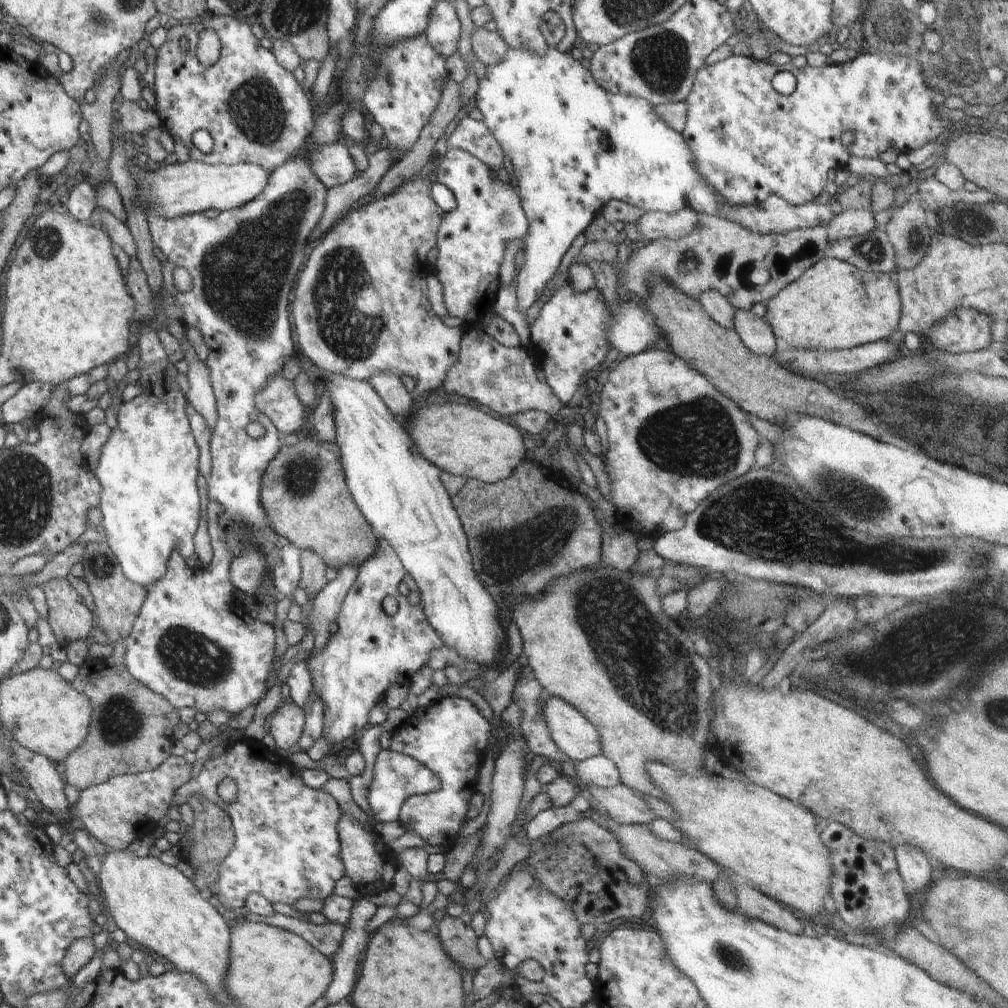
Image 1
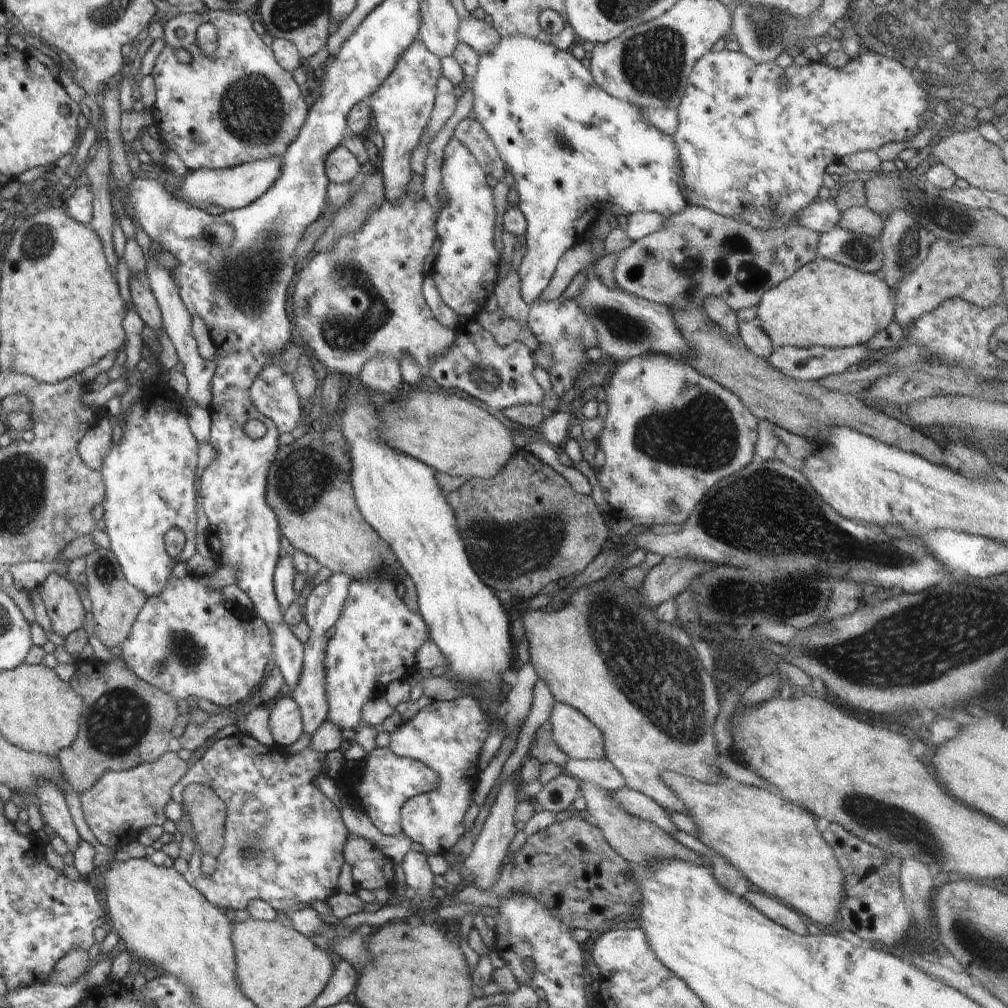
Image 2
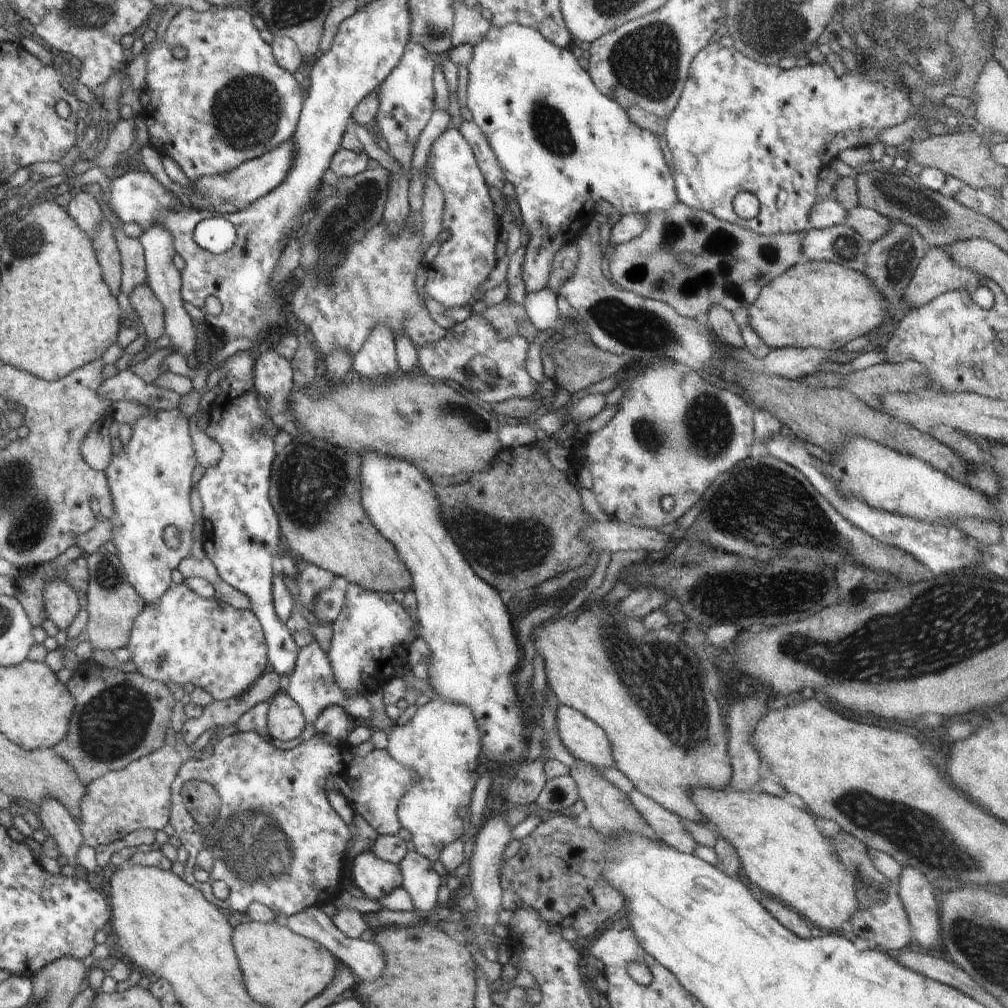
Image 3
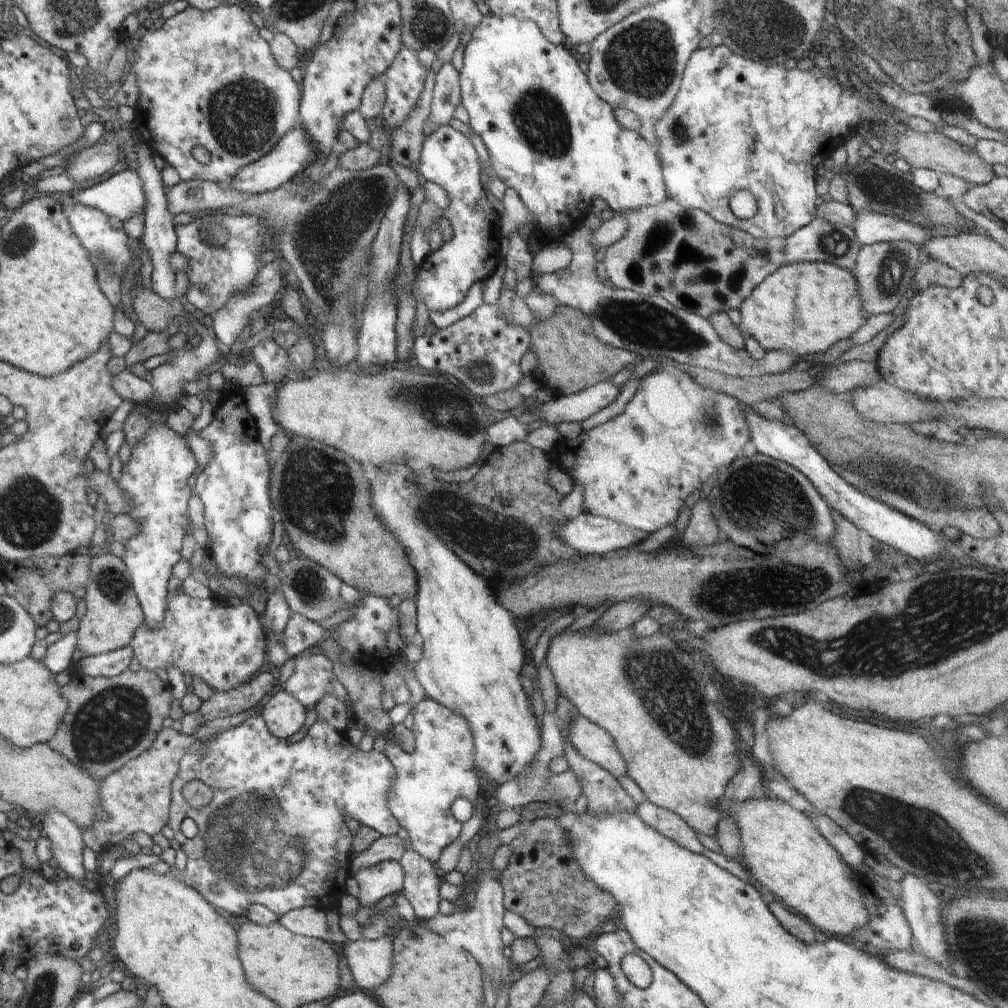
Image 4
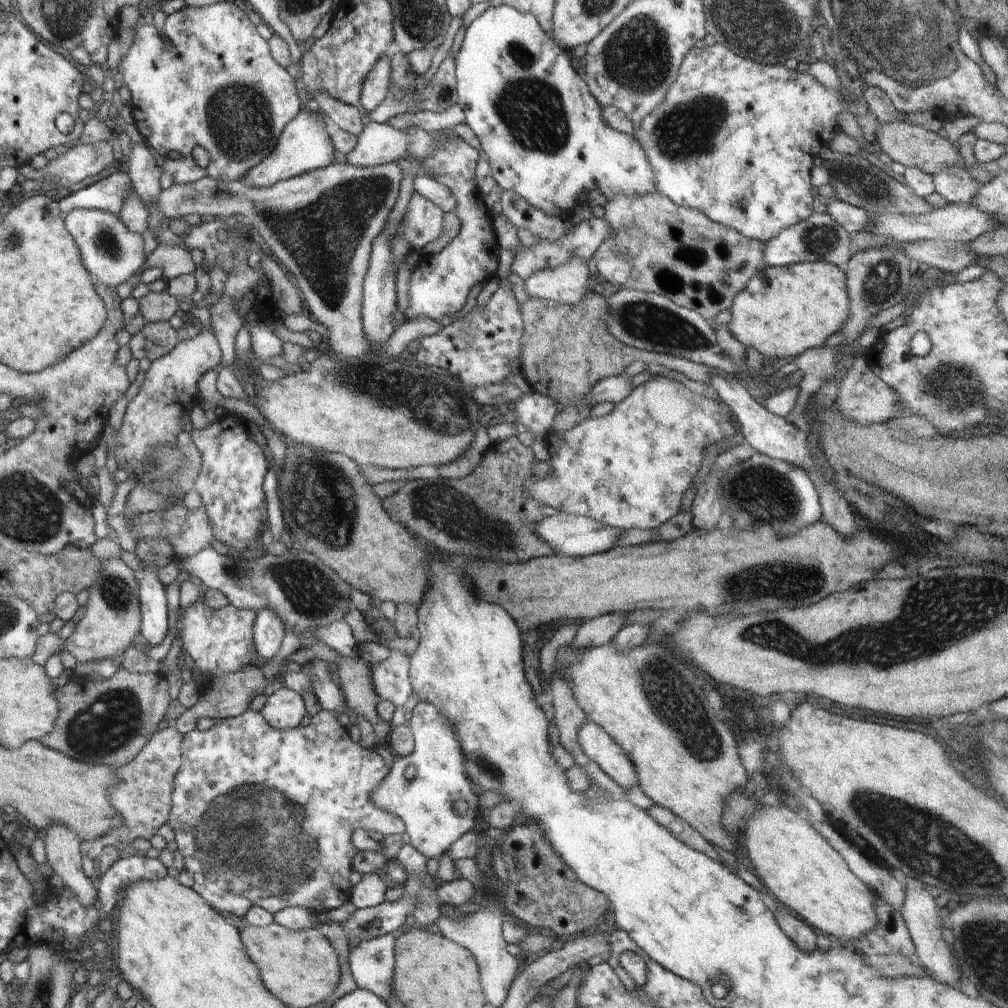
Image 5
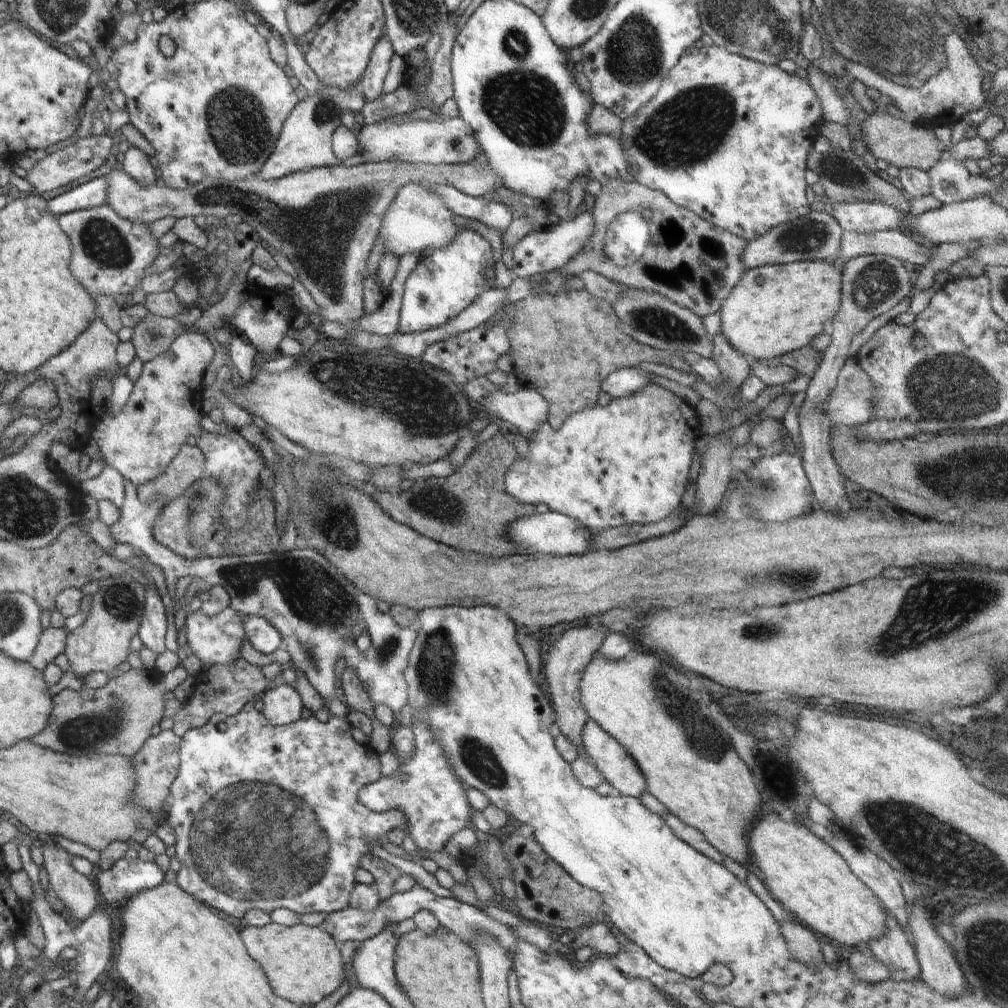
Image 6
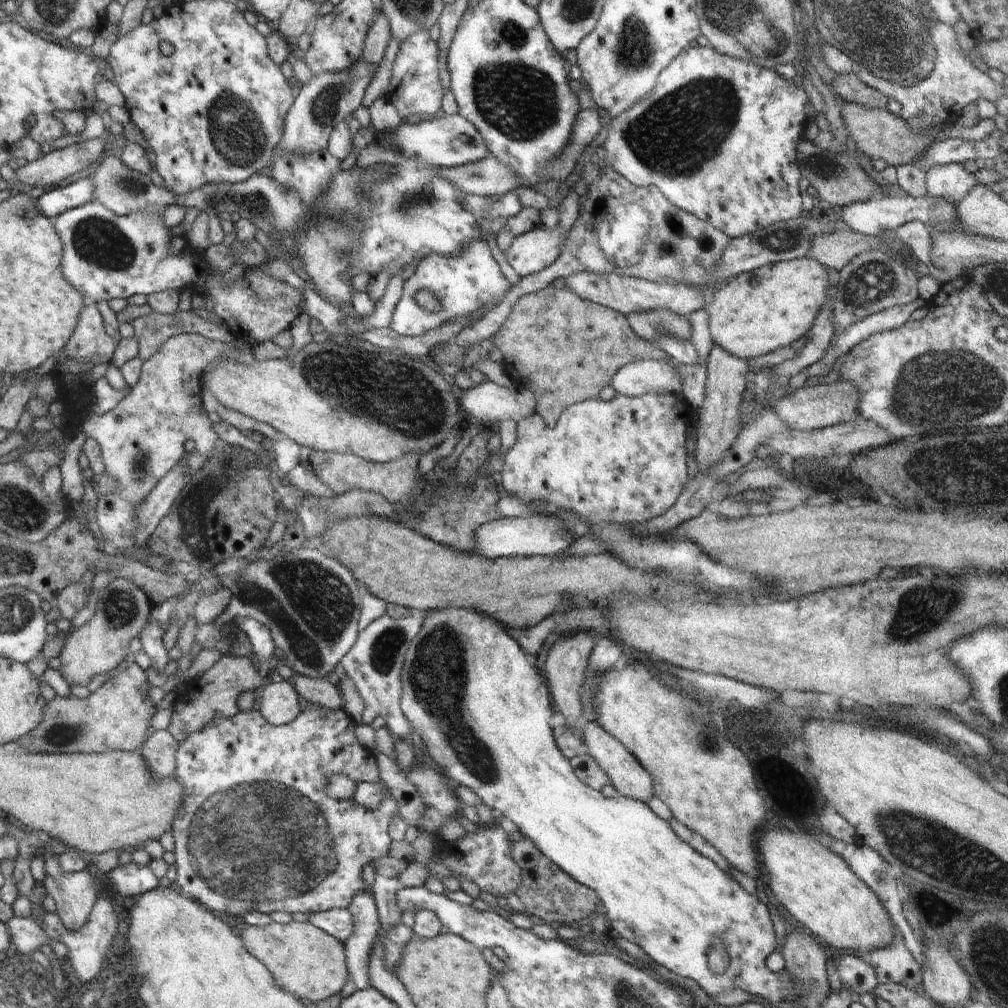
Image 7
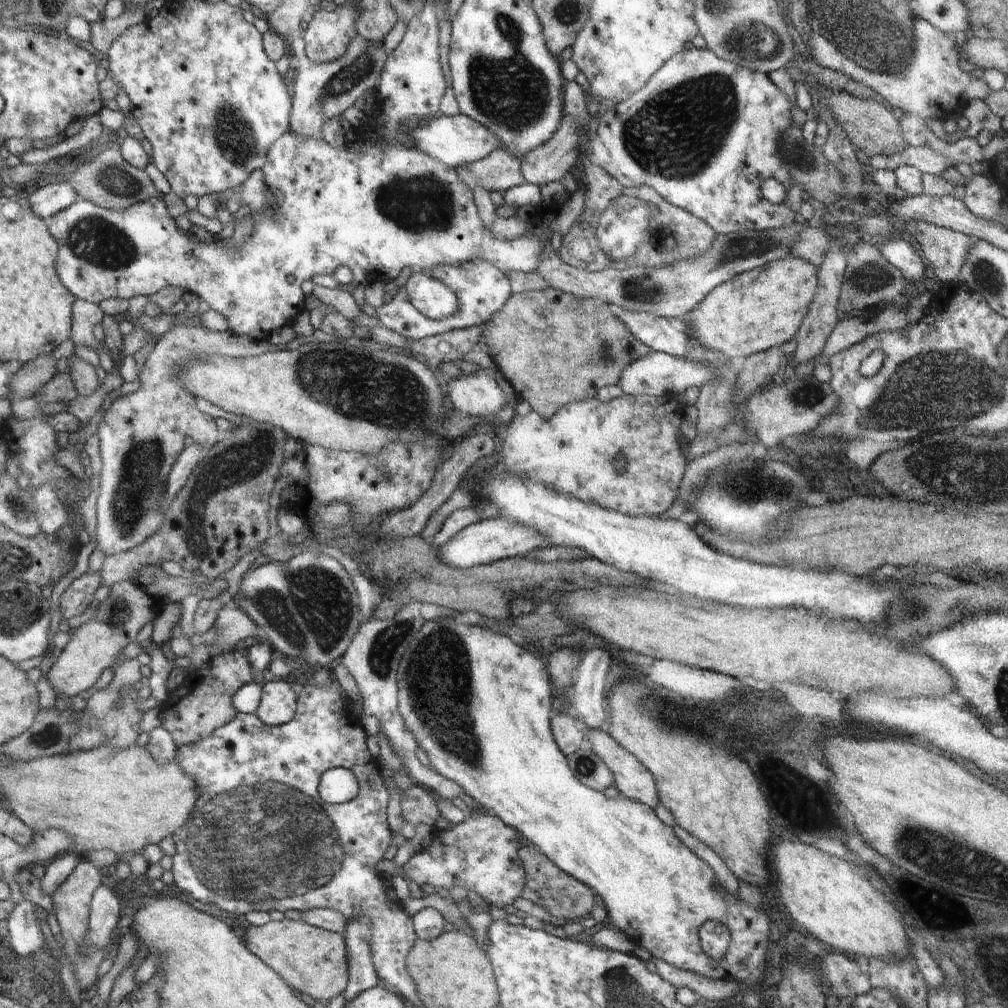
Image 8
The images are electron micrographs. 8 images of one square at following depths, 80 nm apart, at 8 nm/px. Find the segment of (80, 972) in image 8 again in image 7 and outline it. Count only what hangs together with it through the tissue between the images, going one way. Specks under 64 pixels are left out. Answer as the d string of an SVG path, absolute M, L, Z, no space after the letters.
M46 850L41 855L45 860L46 870L43 884L46 893L56 902L56 914L68 932L81 929L100 896L96 890L96 882L87 870L63 871L58 858L60 851Z

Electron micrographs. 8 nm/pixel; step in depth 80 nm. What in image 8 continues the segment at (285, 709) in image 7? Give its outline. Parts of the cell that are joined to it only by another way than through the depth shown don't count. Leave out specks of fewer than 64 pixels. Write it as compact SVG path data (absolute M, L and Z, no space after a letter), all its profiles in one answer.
M279 678L262 681L262 696L255 715L268 726L280 726L294 719L296 696L292 688Z

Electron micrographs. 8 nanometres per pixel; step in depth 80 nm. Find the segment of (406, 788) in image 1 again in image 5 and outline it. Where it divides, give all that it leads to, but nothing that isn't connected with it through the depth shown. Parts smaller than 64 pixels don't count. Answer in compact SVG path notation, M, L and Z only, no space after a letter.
M248 708L243 714L234 717L220 718L208 730L200 731L197 728L190 730L183 736L181 743L181 766L173 781L171 793L171 812L168 824L176 835L175 841L178 850L184 858L184 869L181 874L181 882L191 885L210 907L215 907L218 913L233 914L238 917L246 917L248 910L260 906L263 910L274 915L278 910L286 907L304 908L308 912L316 914L340 908L350 897L350 872L352 872L352 858L358 854L354 848L350 836L354 828L360 828L365 832L376 832L382 835L398 834L406 832L406 824L396 814L382 810L371 801L371 795L380 787L380 782L387 779L390 768L384 762L380 754L374 752L374 748L363 748L350 740L348 732L338 724L332 710L320 710L312 716L307 726L296 728L276 729L264 719L261 712Z

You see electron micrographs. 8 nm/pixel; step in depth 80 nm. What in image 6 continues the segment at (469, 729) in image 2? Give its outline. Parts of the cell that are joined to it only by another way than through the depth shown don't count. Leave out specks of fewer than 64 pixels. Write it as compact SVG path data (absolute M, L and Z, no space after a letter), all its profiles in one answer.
M424 709L412 712L415 749L414 754L400 763L398 770L389 777L381 776L378 781L358 791L358 800L370 810L381 813L396 809L407 818L406 832L420 850L436 852L445 848L446 841L464 827L473 827L473 808L467 797L467 788L455 773L445 748L435 737L428 724Z

